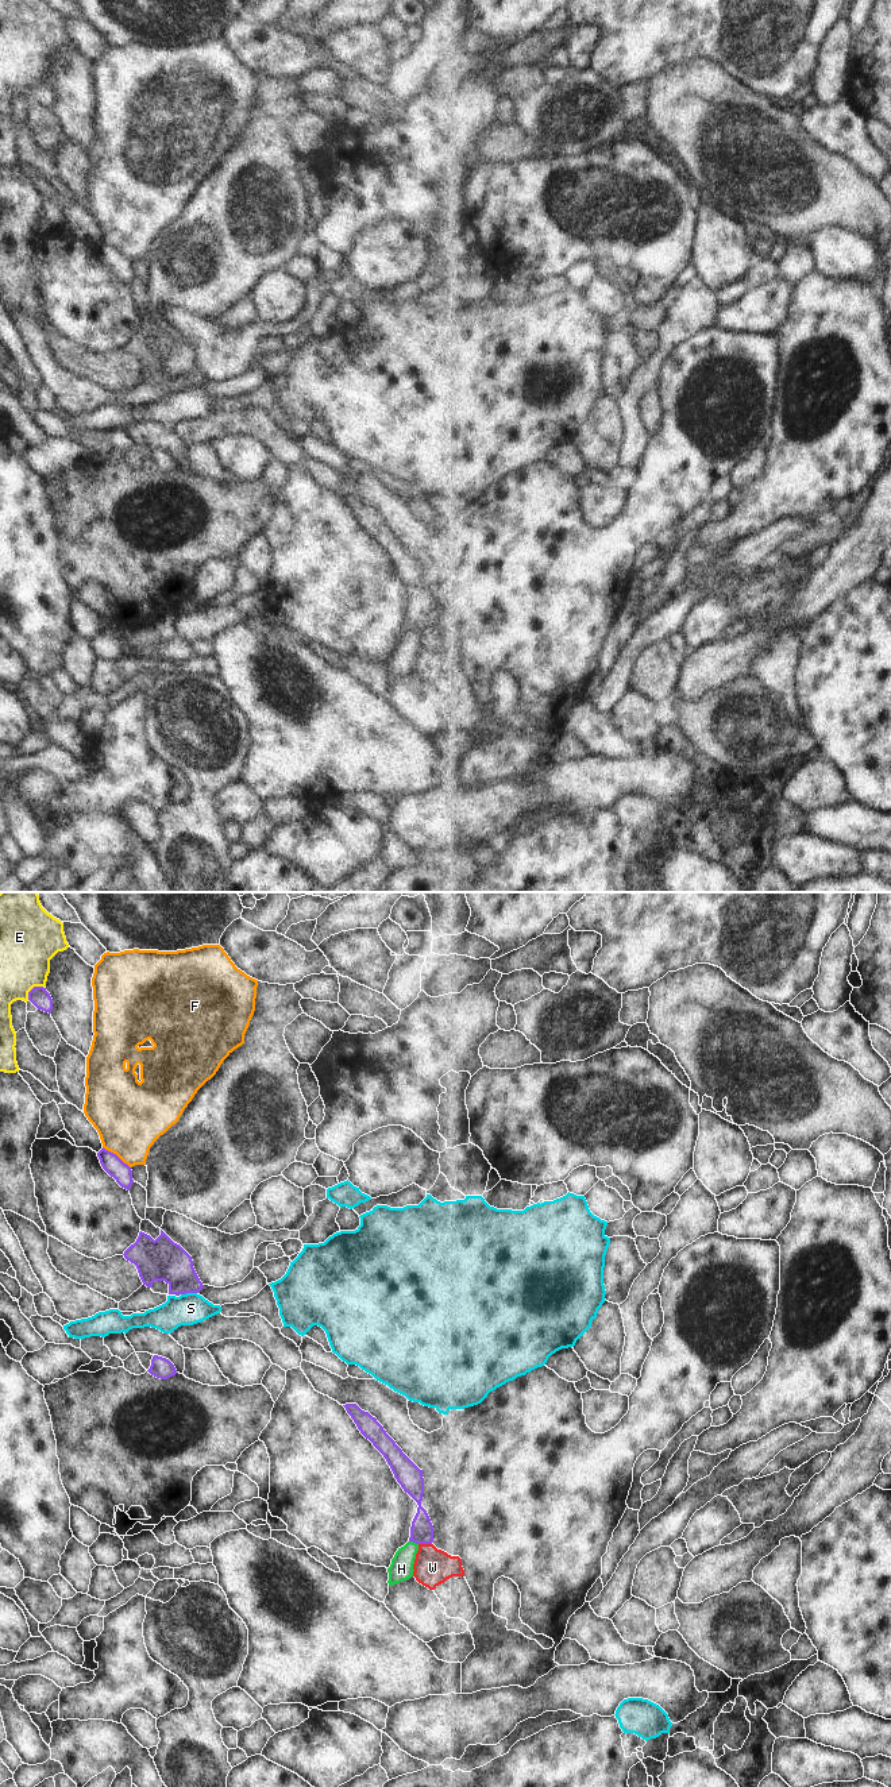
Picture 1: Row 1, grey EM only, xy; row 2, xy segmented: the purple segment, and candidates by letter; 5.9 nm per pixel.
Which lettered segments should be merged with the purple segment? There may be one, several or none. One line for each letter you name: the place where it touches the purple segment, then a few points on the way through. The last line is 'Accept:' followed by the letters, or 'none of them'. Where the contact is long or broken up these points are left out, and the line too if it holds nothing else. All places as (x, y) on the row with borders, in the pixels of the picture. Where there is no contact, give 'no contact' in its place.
H: contact xy (413, 1542); way xy (421, 1532), (413, 1542), (401, 1569)
Accept: H

